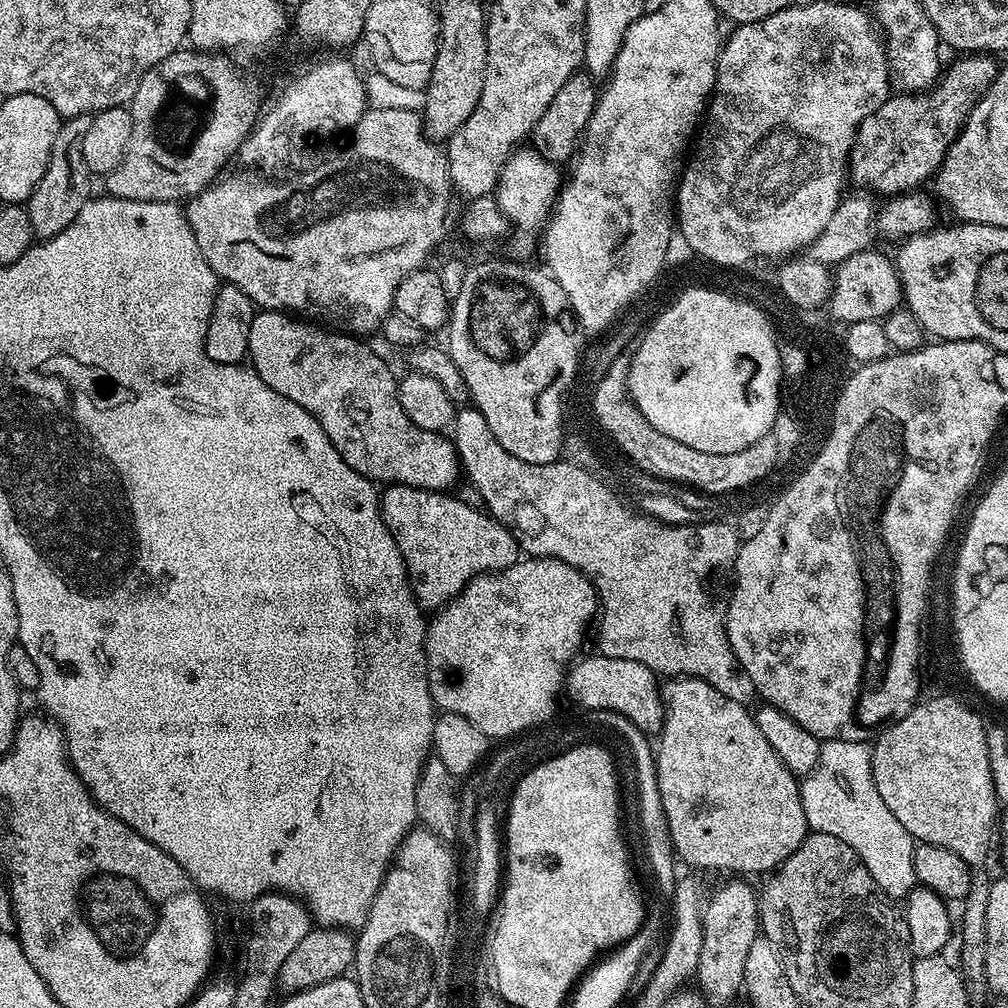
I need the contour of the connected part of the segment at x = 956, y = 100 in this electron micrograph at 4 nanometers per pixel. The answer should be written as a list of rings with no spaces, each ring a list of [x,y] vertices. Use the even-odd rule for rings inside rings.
[[[964,54],[956,60],[952,65],[943,69],[942,75],[935,85],[923,92],[900,92],[899,94],[889,95],[886,102],[882,102],[882,106],[878,106],[878,110],[874,110],[874,114],[870,114],[861,122],[860,130],[856,134],[856,140],[852,144],[852,155],[848,158],[848,176],[856,184],[861,184],[861,189],[867,190],[869,193],[877,194],[876,192],[885,192],[885,197],[891,198],[897,194],[903,194],[919,189],[920,184],[929,183],[930,178],[935,177],[936,171],[942,166],[942,162],[946,158],[946,154],[950,150],[950,146],[956,140],[956,137],[960,135],[960,130],[963,128],[966,121],[968,121],[968,115],[972,113],[972,107],[975,106],[976,101],[983,96],[984,91],[989,88],[994,82],[996,73],[998,71],[998,64],[991,55],[988,54]]]

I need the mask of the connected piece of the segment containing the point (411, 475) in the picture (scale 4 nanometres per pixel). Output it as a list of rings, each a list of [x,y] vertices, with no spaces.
[[[260,310],[250,322],[247,359],[252,371],[270,386],[270,390],[278,390],[278,394],[298,402],[302,410],[316,419],[322,430],[326,430],[330,442],[334,442],[338,454],[342,454],[344,461],[358,474],[384,486],[405,484],[431,492],[451,489],[462,476],[455,444],[444,432],[422,430],[406,418],[396,393],[397,373],[392,373],[387,362],[360,340],[363,339],[329,330],[283,310]]]

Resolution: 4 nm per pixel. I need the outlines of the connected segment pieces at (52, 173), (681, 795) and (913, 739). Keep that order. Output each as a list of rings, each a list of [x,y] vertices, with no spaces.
[[[69,116],[61,123],[58,138],[54,138],[46,174],[42,174],[42,182],[38,182],[26,201],[32,235],[37,241],[49,240],[54,238],[54,234],[62,234],[62,230],[66,230],[66,226],[78,218],[78,210],[82,210],[82,206],[86,206],[93,195],[93,177],[82,158],[82,138],[91,121],[92,116]]]
[[[682,676],[679,678],[668,678],[663,681],[660,696],[664,700],[664,725],[658,734],[658,740],[654,748],[656,762],[656,781],[660,791],[660,801],[666,814],[668,832],[672,835],[672,847],[675,855],[681,861],[689,864],[689,869],[713,868],[716,872],[728,872],[724,874],[748,874],[744,872],[764,872],[771,873],[780,867],[784,860],[804,841],[810,829],[806,822],[806,814],[802,810],[802,798],[800,797],[800,785],[797,777],[779,761],[778,754],[774,752],[769,742],[766,742],[765,735],[762,734],[755,724],[753,713],[747,707],[730,698],[726,698],[714,686],[710,686],[704,680],[696,680],[693,676]]]
[[[936,694],[933,700],[917,703],[902,719],[896,721],[895,724],[889,724],[883,732],[875,737],[872,749],[872,773],[874,774],[874,782],[878,786],[878,794],[882,794],[882,802],[886,802],[886,806],[890,806],[890,814],[894,814],[894,818],[898,818],[898,822],[902,822],[902,826],[906,826],[906,830],[911,834],[913,841],[921,844],[933,844],[934,846],[946,846],[946,850],[954,850],[954,854],[958,854],[958,858],[962,858],[962,862],[973,866],[979,866],[988,856],[988,847],[993,847],[994,833],[998,828],[998,815],[996,816],[996,808],[998,809],[998,801],[996,791],[994,790],[994,778],[990,774],[990,754],[986,750],[986,724],[980,721],[980,716],[976,712],[971,712],[966,705],[960,700],[955,700],[952,694]]]

